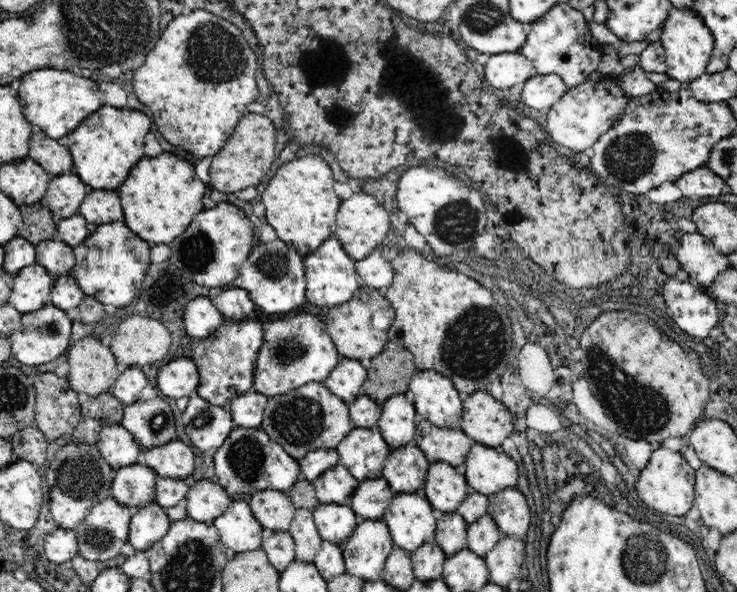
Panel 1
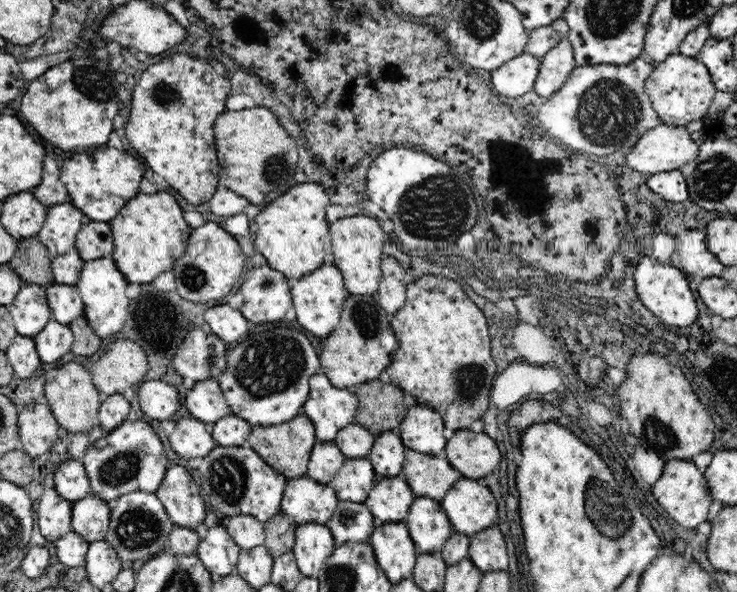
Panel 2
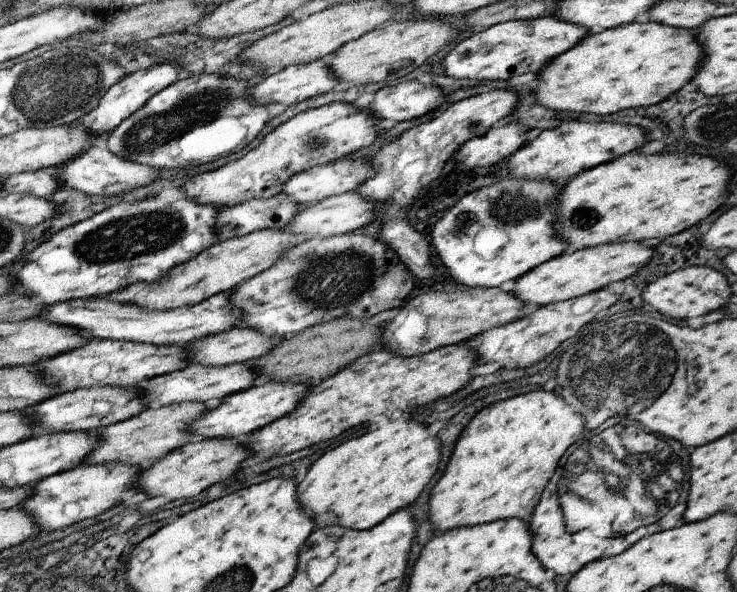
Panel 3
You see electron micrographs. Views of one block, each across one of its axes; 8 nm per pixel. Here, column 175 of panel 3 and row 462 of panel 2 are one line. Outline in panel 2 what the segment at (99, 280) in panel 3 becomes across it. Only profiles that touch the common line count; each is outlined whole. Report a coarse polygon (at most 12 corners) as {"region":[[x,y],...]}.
{"region":[[218,445],[196,466],[223,519],[267,521],[287,478],[250,446]]}

